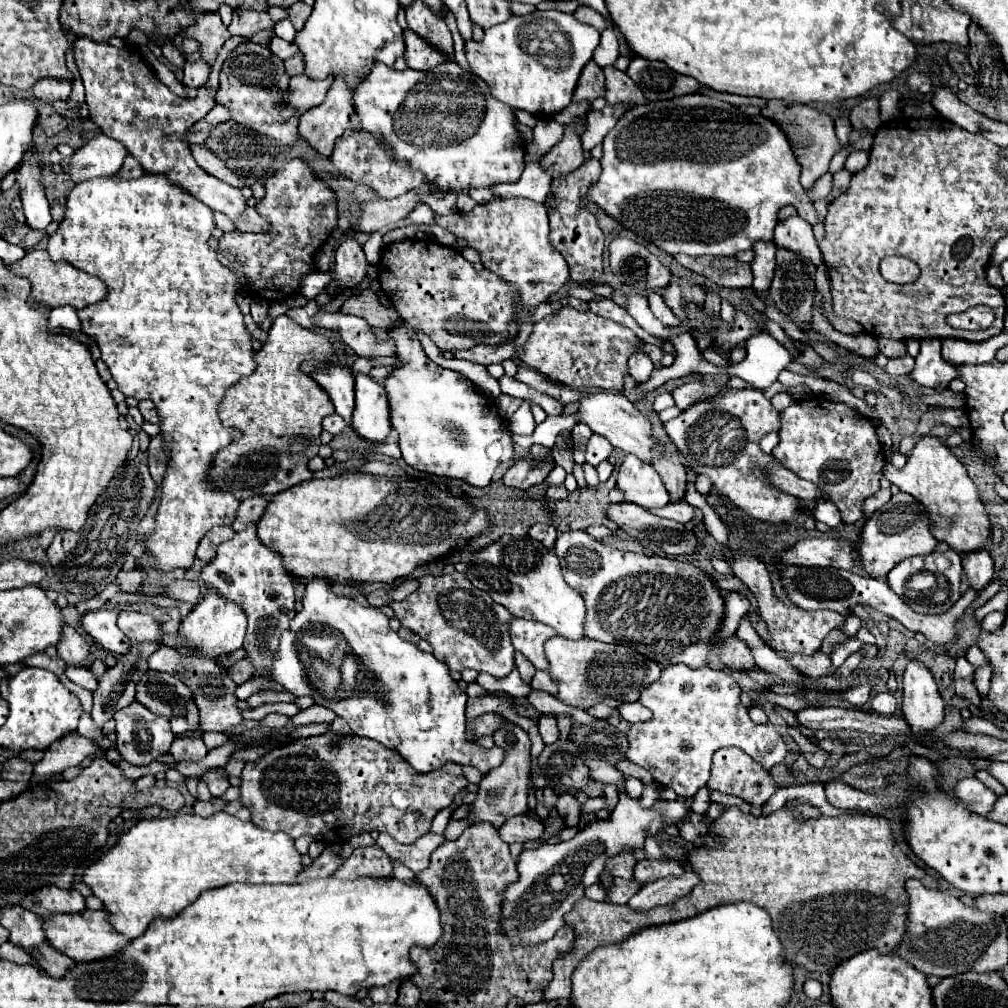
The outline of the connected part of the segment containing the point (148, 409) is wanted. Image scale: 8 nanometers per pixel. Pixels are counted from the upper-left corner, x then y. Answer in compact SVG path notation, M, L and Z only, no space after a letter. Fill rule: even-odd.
M141 400L137 408L139 408L139 412L143 414L143 418L145 418L147 422L153 422L153 420L157 422L157 412L155 412L155 406L151 404L151 400Z

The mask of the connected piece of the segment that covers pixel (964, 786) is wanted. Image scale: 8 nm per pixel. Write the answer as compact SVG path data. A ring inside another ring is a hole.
M977 778L959 780L953 792L959 802L963 802L967 808L971 808L977 814L987 814L997 800L997 796L987 786L983 786Z

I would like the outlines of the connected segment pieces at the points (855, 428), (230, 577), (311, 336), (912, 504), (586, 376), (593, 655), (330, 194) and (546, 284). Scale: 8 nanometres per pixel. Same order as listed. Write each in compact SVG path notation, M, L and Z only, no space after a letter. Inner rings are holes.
M819 396L795 400L789 408L785 408L781 412L779 444L773 448L771 454L775 458L779 458L779 462L785 468L793 470L799 478L819 484L819 488L823 488L823 492L825 492L823 498L831 500L841 510L843 522L847 522L847 524L853 524L865 516L863 502L879 490L879 480L881 480L883 466L885 466L883 446L879 444L879 438L877 438L877 432L875 432L875 426L871 424L871 420L861 416L859 412L855 412L853 408L849 408L843 402L831 402L831 400L825 400Z
M257 522L245 526L245 530L235 532L231 540L225 540L217 548L217 558L213 558L201 570L201 582L231 602L239 604L249 618L245 650L251 662L255 664L255 678L261 678L261 670L271 664L279 636L289 628L291 618L295 616L295 596L293 596L293 578L283 566L281 554L273 552L257 538Z
M287 314L273 320L267 342L255 354L255 372L229 386L219 404L223 426L235 426L243 432L239 440L231 442L215 456L211 476L215 476L219 488L231 488L239 500L245 500L255 494L275 496L313 478L307 462L317 456L321 446L321 420L335 410L329 394L313 376L301 370L301 364L313 360L317 366L325 366L335 358L337 352L327 336L299 326Z
M899 492L895 496L891 496L891 500L887 504L883 504L879 510L873 512L873 516L867 520L865 528L863 528L863 536L861 536L861 562L863 568L867 570L869 576L875 578L883 578L889 574L889 570L909 558L909 556L919 556L919 554L931 554L935 552L939 540L933 536L931 532L931 522L929 522L929 514L923 508L921 502L917 502L911 494Z
M563 306L555 314L543 318L535 324L525 350L519 360L531 368L537 368L551 382L561 382L573 388L601 388L623 392L627 370L627 360L643 352L643 340L635 336L629 328L605 320L593 312L579 312L571 306Z
M553 636L545 642L545 654L549 660L547 674L557 684L555 698L583 710L589 710L595 704L607 704L615 708L623 702L635 702L639 694L655 678L659 678L661 672L659 664L647 660L631 648L595 642L591 638L567 640L563 636Z
M289 160L279 172L267 178L265 182L265 198L257 202L259 214L271 220L271 232L251 238L251 234L233 232L225 234L219 244L221 252L217 256L239 276L237 284L247 278L247 288L269 286L275 290L289 288L293 292L299 290L301 278L315 270L313 256L315 250L327 242L331 232L335 230L337 220L337 198L335 192L311 170L307 160Z
M491 198L485 204L477 204L471 212L451 212L447 216L435 214L435 222L453 232L457 238L467 240L467 244L481 254L485 268L495 270L495 274L511 280L519 288L521 310L511 336L515 336L519 326L527 320L527 310L539 302L545 302L569 278L563 256L551 248L547 210L539 202L527 198Z

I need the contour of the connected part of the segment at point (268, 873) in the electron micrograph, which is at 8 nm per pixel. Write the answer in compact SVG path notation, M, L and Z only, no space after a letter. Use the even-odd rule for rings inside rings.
M225 810L203 818L197 814L175 814L167 818L145 818L121 836L115 848L111 848L99 862L85 870L83 882L103 900L105 910L111 914L111 924L127 938L141 936L155 918L175 918L189 904L193 904L201 892L221 888L231 882L247 884L291 884L303 872L303 856L295 848L293 838L287 832L269 832L257 824L241 822L237 816Z

